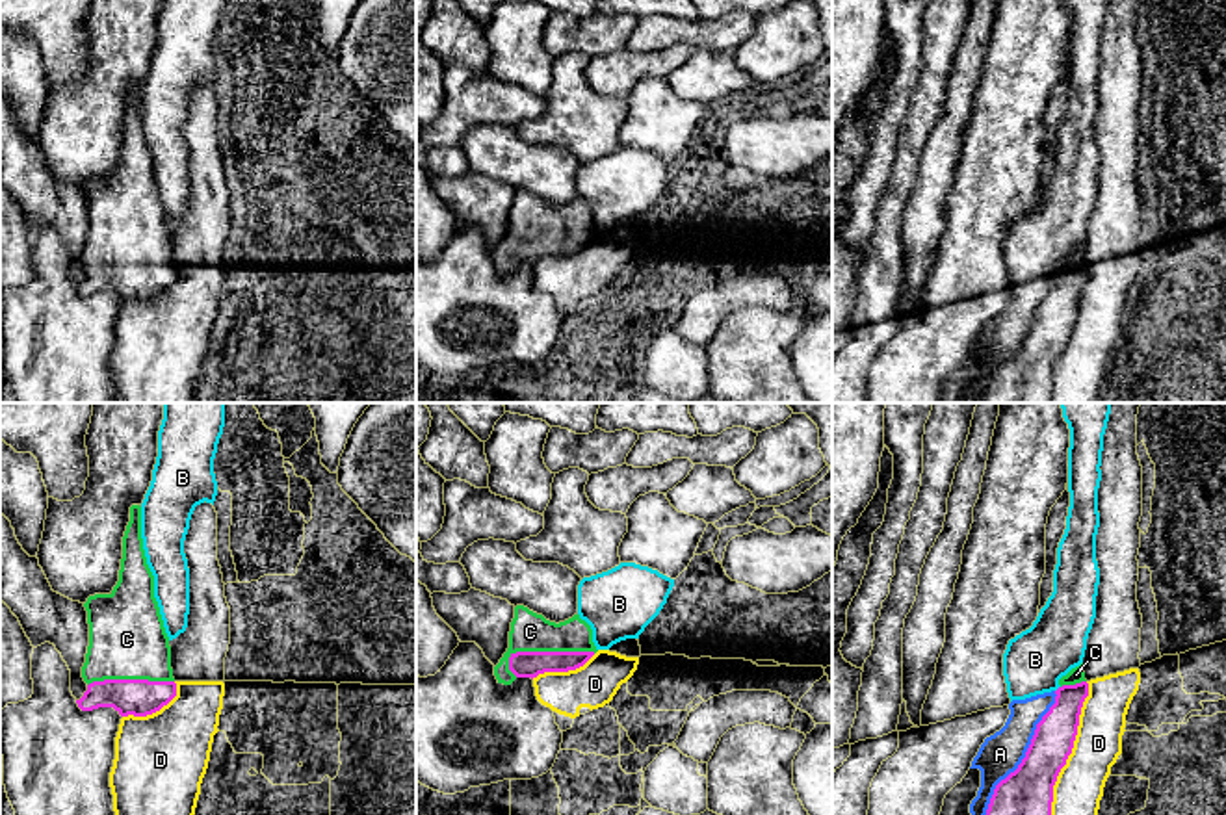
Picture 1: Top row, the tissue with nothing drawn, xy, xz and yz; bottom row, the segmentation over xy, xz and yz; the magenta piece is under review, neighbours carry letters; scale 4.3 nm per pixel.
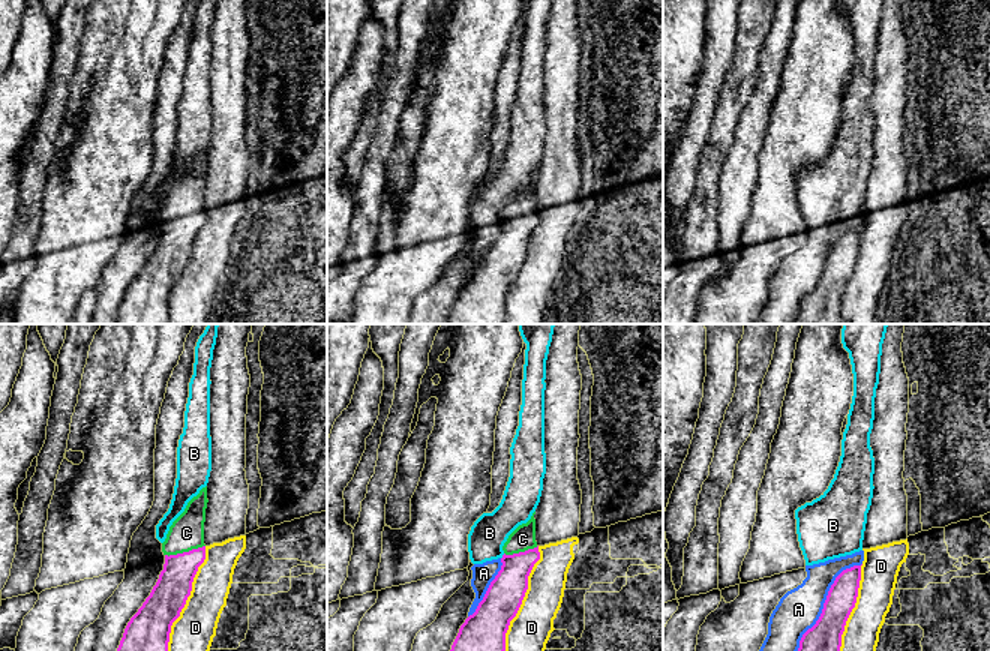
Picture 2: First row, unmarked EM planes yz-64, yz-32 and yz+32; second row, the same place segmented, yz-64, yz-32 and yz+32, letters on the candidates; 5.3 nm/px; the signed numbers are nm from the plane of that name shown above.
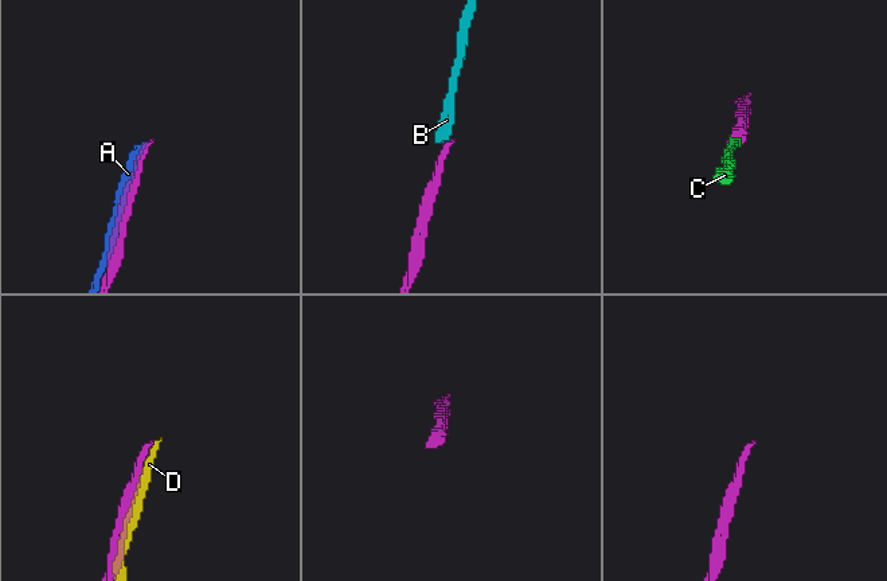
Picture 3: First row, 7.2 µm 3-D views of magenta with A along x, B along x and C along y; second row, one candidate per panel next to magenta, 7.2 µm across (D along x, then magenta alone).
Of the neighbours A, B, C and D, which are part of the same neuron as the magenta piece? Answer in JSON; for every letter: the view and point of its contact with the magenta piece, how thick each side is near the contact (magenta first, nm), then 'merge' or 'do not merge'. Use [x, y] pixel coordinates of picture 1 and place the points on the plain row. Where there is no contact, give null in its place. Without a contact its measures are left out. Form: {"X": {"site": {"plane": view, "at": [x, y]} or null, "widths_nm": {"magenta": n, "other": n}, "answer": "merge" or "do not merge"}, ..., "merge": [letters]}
{"A": {"site": {"plane": "yz", "at": [1026, 340]}, "widths_nm": {"magenta": 280, "other": 180}, "answer": "do not merge"}, "B": {"site": {"plane": "yz", "at": [1057, 273]}, "widths_nm": {"magenta": 180, "other": 260}, "answer": "do not merge"}, "C": {"site": {"plane": "xz", "at": [547, 236]}, "widths_nm": {"magenta": 110, "other": 170}, "answer": "merge"}, "D": {"site": {"plane": "yz", "at": [1070, 335]}, "widths_nm": {"magenta": 200, "other": 200}, "answer": "do not merge"}, "merge": ["C"]}

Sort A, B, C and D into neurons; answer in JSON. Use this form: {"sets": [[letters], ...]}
{"sets": [["A", "B"], ["C"], ["D"]]}

